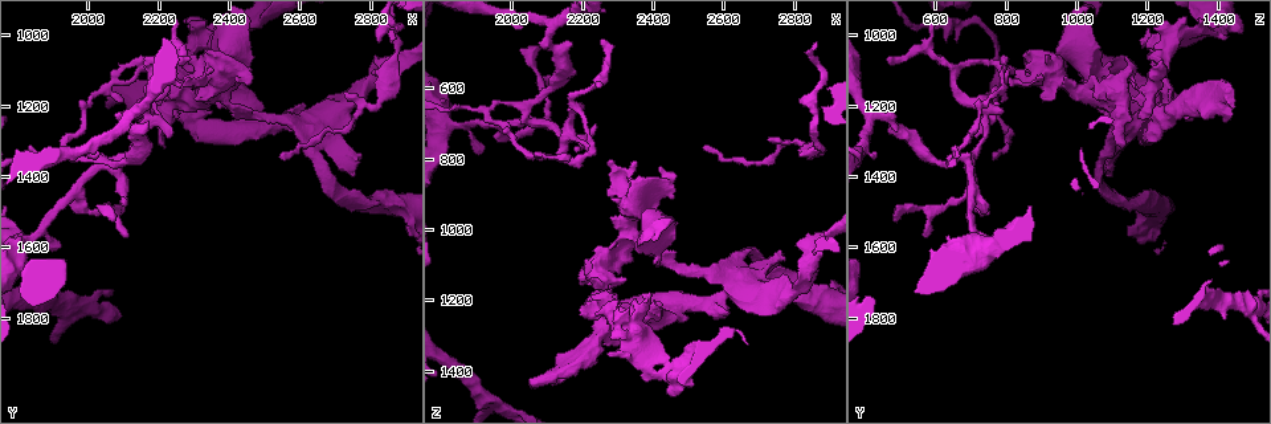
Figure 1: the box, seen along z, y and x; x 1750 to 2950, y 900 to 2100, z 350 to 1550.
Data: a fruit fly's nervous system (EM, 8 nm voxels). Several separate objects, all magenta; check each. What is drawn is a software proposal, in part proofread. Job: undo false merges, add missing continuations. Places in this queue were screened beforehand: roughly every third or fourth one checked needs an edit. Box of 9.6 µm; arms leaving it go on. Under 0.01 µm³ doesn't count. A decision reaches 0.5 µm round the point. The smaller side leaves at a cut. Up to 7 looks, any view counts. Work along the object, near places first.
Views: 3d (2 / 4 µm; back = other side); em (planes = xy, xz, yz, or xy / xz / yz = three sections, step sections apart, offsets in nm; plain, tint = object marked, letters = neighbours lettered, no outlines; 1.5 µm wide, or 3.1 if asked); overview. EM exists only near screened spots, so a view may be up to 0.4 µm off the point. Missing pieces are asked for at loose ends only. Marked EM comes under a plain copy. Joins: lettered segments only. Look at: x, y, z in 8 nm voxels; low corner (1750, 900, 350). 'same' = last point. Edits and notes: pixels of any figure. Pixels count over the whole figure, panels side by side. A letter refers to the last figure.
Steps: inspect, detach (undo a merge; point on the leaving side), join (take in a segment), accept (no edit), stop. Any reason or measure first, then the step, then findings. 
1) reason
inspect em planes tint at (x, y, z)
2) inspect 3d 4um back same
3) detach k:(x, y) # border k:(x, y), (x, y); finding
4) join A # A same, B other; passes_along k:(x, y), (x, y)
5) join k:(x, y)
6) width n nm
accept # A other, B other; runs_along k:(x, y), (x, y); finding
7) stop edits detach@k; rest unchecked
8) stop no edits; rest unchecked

tapers out
inspect 3d 4um back at (2730, 1170, 740)

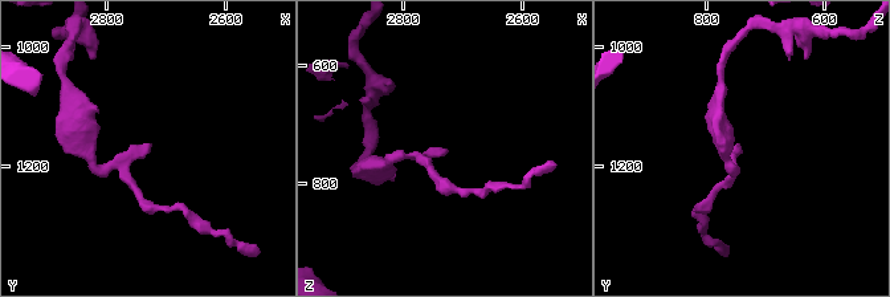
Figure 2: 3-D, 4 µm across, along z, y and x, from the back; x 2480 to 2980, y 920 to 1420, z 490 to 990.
inspect em planes letters at (2725, 1170, 745)

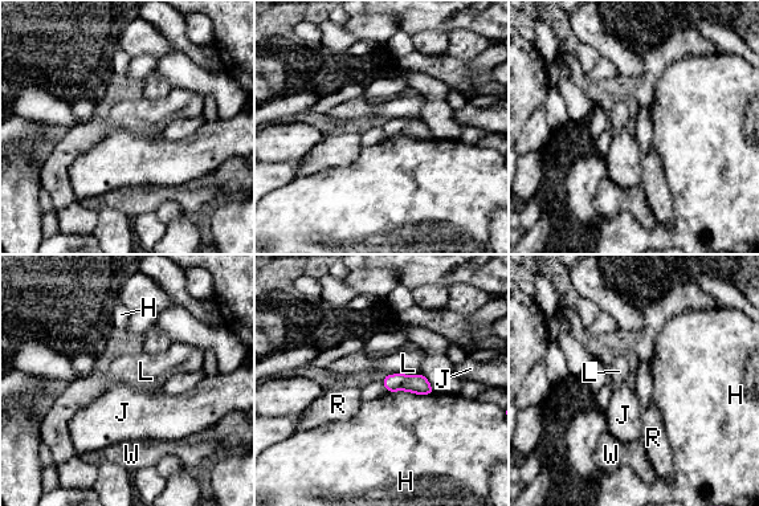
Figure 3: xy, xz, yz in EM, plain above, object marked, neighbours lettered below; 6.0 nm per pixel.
accept # H other, J other, L other, R other, W other; border 3:(420, 372), (387, 374), (384, 376); no lettered segment goes on from it

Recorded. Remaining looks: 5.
an open end
inspect 3d 4um back at (2750, 1400, 1100)

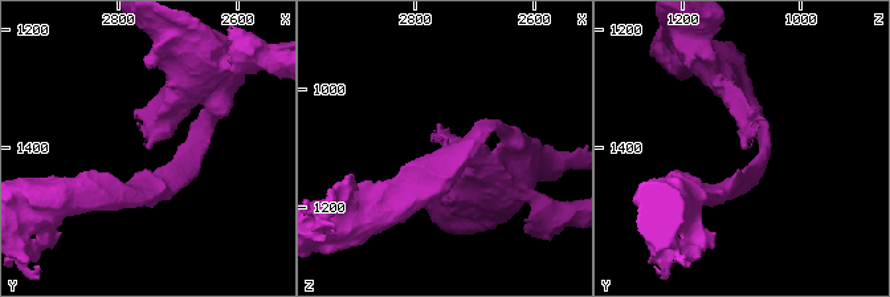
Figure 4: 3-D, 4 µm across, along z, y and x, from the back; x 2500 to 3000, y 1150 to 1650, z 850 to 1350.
inspect em xz step 4 letters at (2750, 1400, 1100)

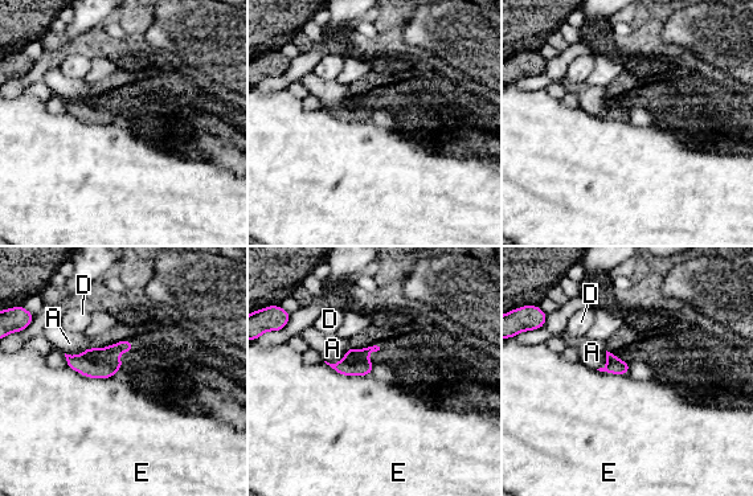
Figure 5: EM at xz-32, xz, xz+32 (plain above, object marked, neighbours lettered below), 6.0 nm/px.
accept # A other, D other, E other; border 5:(323, 361), (344, 374), (369, 374); none of them fits

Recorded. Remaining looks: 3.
inspect 3d 2um at (2060, 1210, 1440)

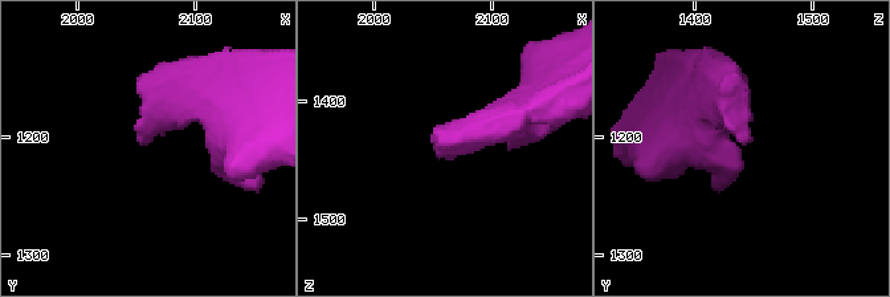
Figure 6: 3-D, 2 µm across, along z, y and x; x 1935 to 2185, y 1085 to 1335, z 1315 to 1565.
inspect em xz step 8 letters at (2064, 1202, 1446)

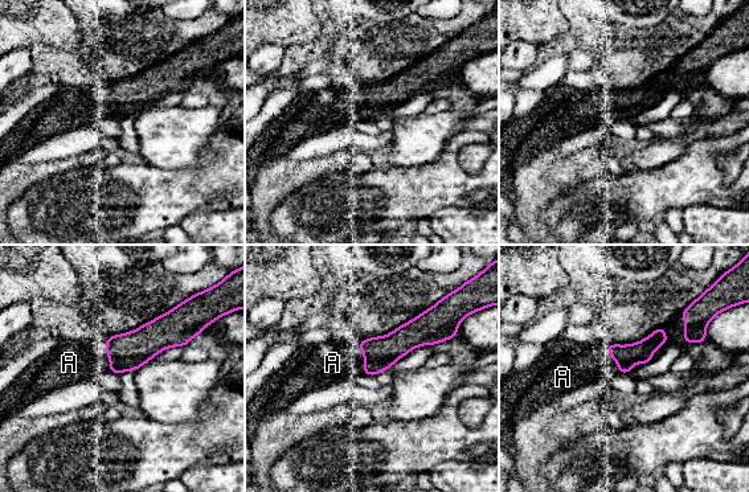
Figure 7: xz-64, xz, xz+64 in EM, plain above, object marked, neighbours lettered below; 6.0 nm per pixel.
width 150 nm
join A # A same; the neuron continues

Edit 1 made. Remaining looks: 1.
stop edits join@7; rest unchecked

